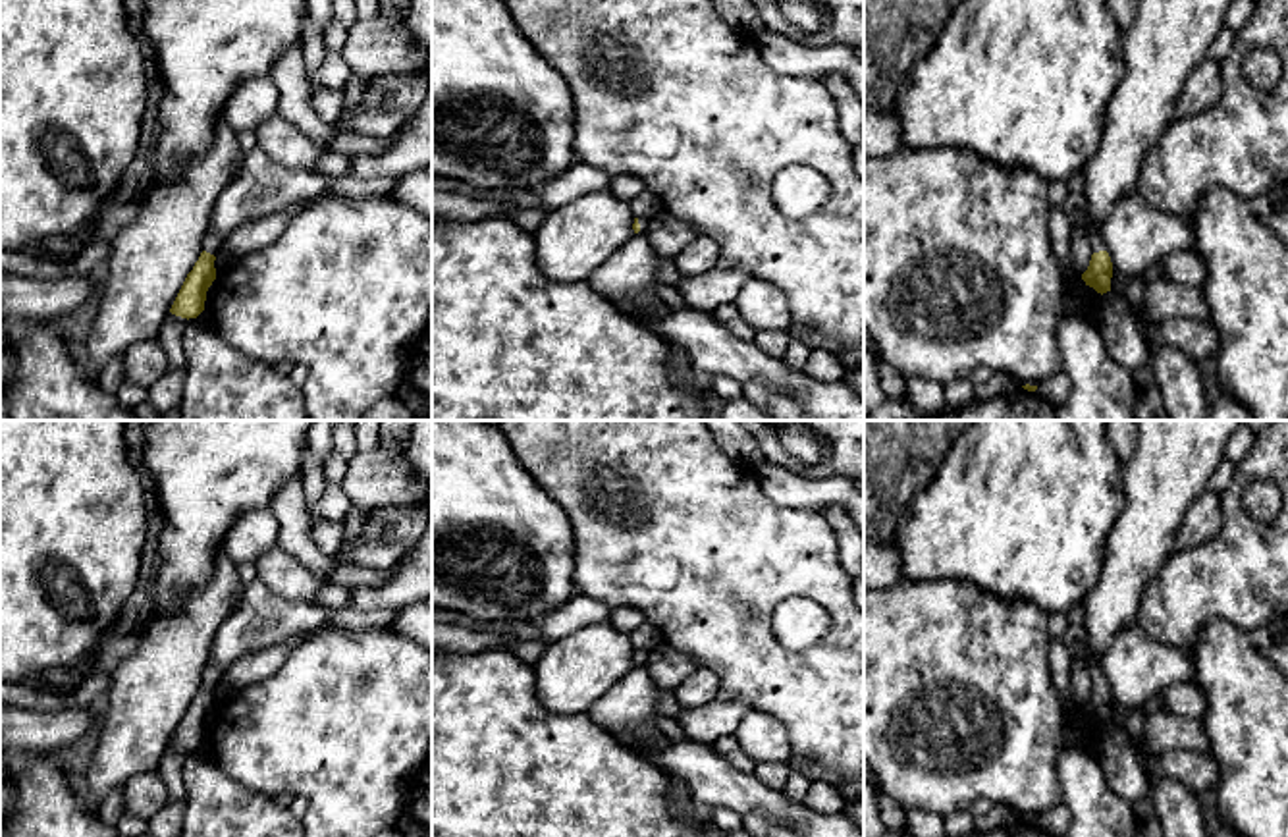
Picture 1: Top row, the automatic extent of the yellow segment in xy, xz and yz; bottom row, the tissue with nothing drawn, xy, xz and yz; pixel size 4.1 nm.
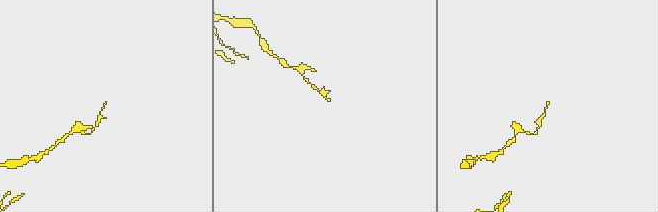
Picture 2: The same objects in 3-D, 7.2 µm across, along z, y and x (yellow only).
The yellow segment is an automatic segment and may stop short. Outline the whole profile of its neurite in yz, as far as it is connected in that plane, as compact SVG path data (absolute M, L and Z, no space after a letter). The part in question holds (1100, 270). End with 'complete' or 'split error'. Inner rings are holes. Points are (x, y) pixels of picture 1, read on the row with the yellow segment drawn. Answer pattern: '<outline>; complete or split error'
M1091 231L1089 247L1093 251L1087 270L1082 274L1086 285L1093 287L1097 293L1111 291L1111 278L1113 278L1113 262L1107 253L1105 239L1099 231Z; split error

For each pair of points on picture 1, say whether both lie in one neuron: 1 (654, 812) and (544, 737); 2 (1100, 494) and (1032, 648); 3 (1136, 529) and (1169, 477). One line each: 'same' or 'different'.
1: same
2: different
3: same

